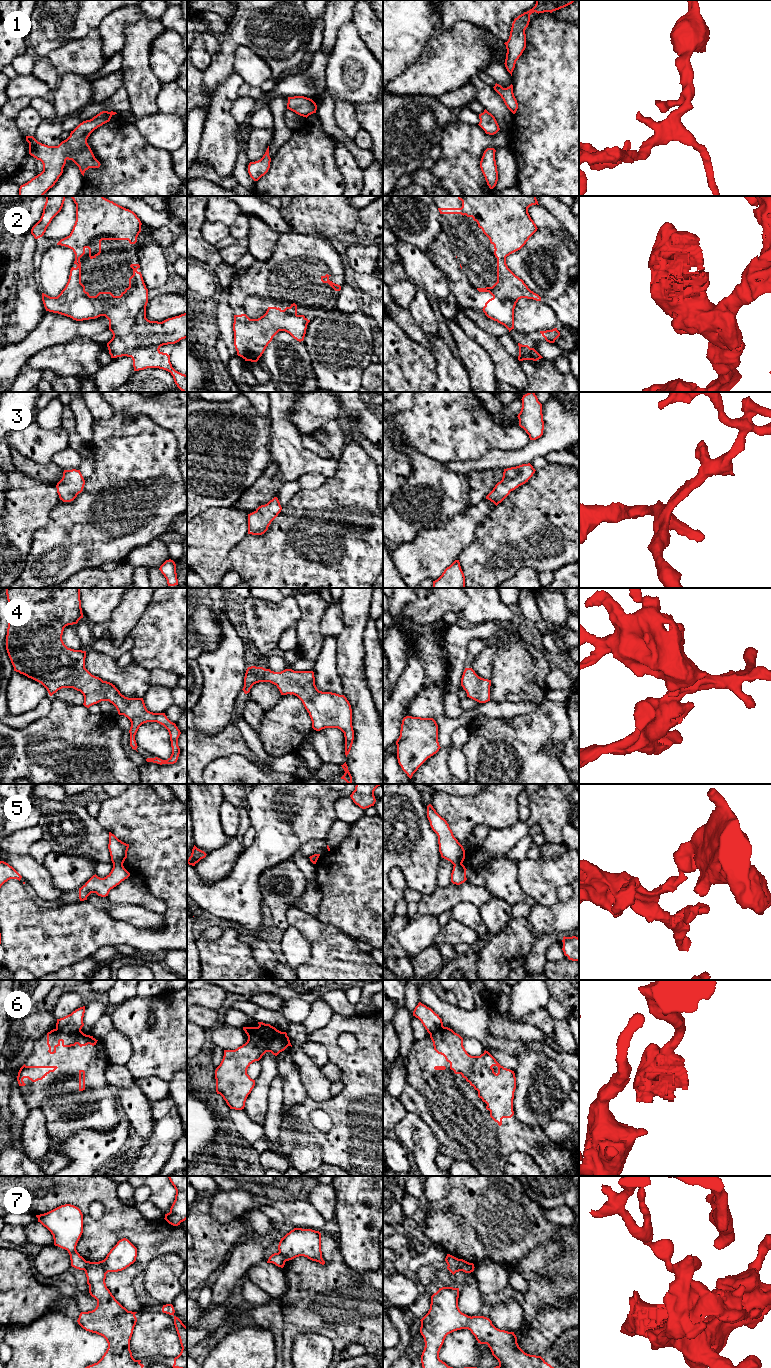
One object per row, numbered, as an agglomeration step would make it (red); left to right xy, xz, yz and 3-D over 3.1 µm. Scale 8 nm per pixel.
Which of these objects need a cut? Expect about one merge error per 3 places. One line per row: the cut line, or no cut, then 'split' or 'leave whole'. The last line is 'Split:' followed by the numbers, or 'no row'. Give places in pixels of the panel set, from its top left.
1: no cut; leave whole
2: no cut; leave whole
3: no cut; leave whole
4: no cut; leave whole
5: cut in xy along (122, 864), (113, 865); split
6: cut in xy along (56, 1028), (62, 1031), (80, 1031); split
7: cut in yz along (458, 1259), (461, 1270); split
Split: 5, 6, 7

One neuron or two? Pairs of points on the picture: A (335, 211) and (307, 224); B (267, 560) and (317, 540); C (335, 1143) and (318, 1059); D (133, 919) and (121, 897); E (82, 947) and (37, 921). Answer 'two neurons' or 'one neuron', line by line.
A: one neuron
B: one neuron
C: two neurons
D: two neurons
E: one neuron

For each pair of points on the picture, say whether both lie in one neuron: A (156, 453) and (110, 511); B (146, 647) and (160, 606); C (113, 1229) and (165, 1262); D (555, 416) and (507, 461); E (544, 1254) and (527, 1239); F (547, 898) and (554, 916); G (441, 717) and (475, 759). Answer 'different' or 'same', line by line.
A: same
B: same
C: different
D: same
E: different
F: different
G: different

